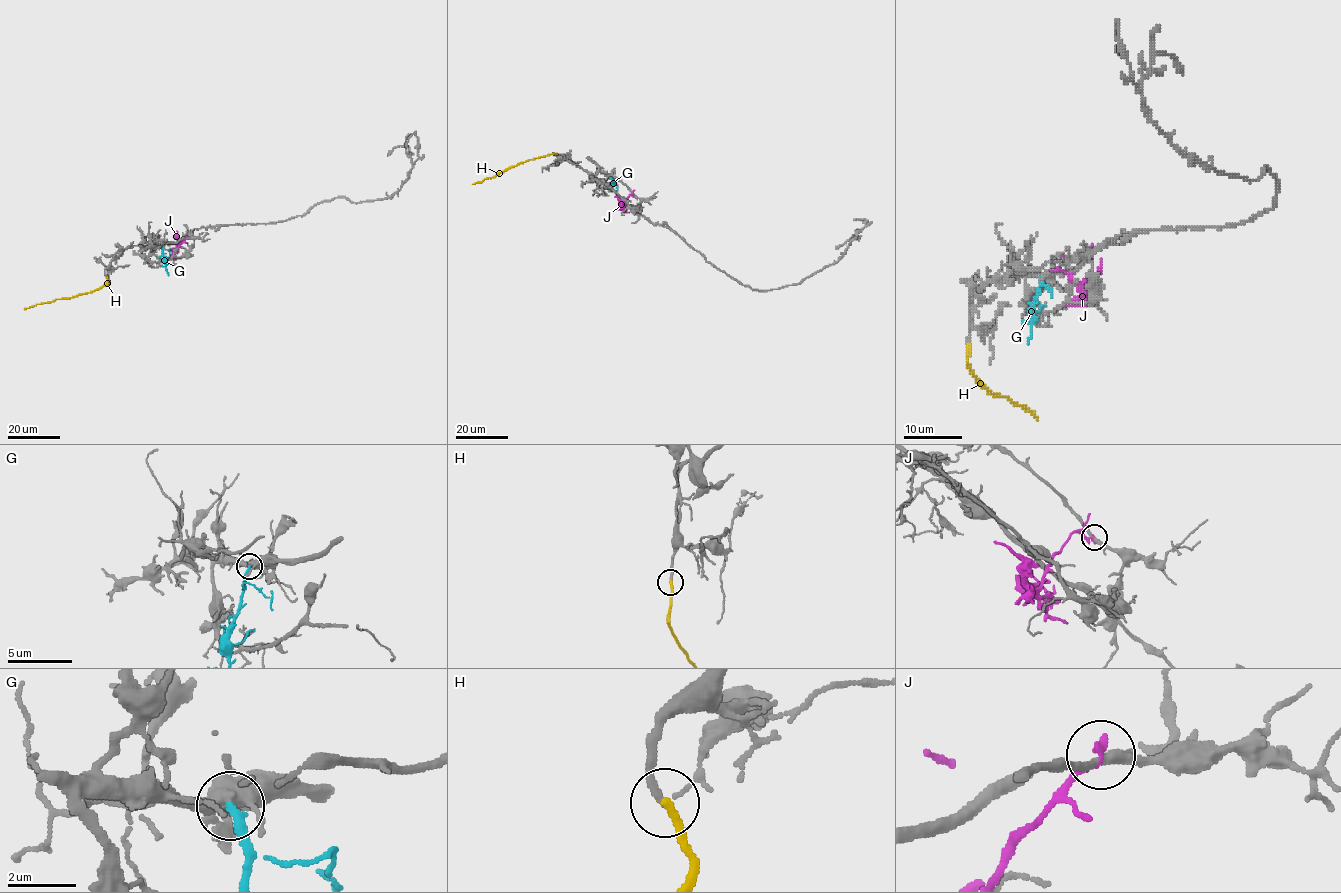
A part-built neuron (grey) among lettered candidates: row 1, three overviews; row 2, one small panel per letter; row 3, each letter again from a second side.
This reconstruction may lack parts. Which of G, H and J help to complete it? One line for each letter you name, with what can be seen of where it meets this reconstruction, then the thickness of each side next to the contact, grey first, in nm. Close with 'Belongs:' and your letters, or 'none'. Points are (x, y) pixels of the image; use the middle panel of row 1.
H: meets grey at (553, 153); 220 nm thick on the grey side, 240 nm on the other
Belongs: H

